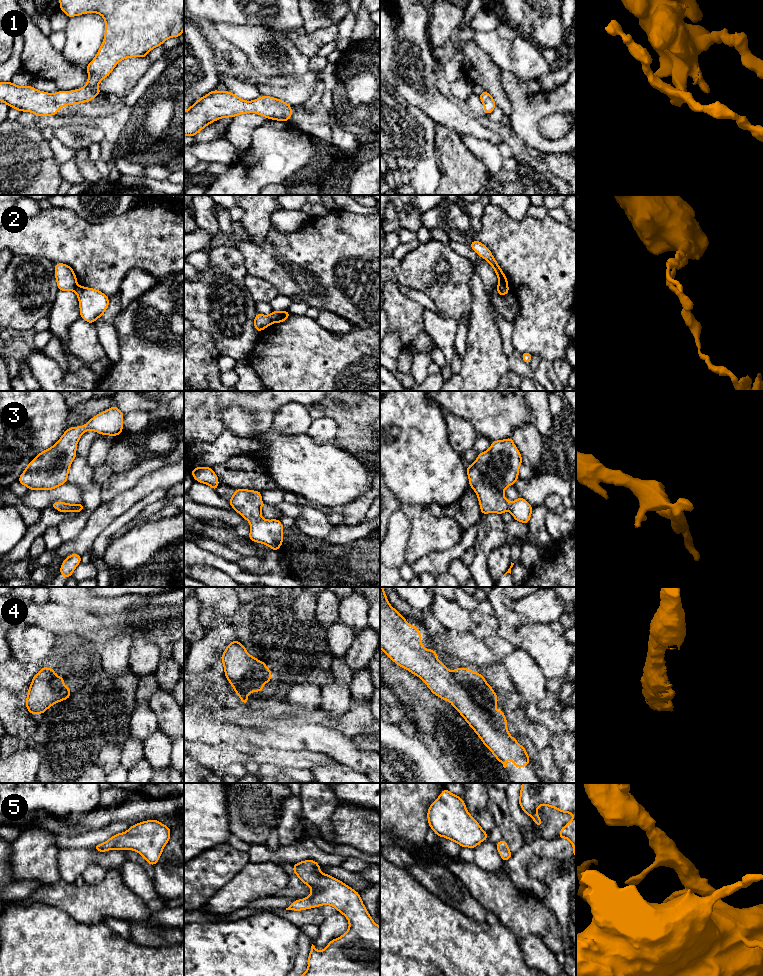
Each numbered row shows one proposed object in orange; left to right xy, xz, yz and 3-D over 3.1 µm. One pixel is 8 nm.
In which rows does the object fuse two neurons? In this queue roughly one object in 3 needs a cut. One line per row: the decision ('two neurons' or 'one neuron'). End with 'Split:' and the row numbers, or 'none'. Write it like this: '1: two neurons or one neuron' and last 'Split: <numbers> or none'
1: one neuron
2: two neurons
3: one neuron
4: one neuron
5: one neuron
Split: 2

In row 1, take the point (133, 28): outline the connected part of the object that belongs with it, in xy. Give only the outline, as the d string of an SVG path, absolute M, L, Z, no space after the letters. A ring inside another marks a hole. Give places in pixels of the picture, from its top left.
M59 0L60 10L68 18L85 13L99 13L105 20L104 40L94 59L87 65L87 84L72 91L47 93L32 86L17 86L10 82L0 83L0 101L17 111L34 113L36 116L56 115L67 105L90 102L102 91L98 84L106 78L123 59L143 57L168 38L183 34L184 0Z

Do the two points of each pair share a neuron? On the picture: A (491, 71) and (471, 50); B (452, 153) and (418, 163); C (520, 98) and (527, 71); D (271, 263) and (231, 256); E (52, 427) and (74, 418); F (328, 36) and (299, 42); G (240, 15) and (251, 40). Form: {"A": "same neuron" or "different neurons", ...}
{"A": "same neuron", "B": "different neurons", "C": "different neurons", "D": "different neurons", "E": "different neurons", "F": "same neuron", "G": "different neurons"}

